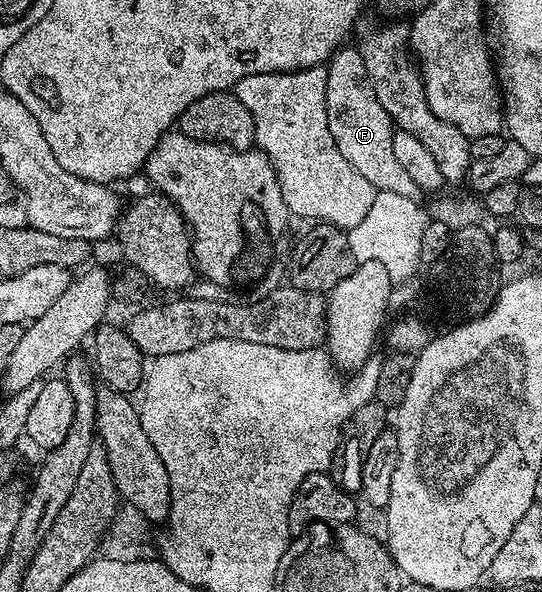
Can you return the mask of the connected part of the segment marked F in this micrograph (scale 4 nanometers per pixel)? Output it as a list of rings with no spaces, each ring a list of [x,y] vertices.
[[[348,43],[337,49],[336,54],[326,62],[326,119],[330,123],[330,135],[334,135],[334,143],[338,143],[338,151],[342,151],[342,159],[362,175],[381,193],[394,191],[394,195],[406,195],[406,199],[417,199],[422,190],[410,179],[409,172],[398,163],[394,155],[394,126],[390,115],[386,115],[386,107],[378,103],[378,95],[374,95],[374,87],[366,75],[364,54],[355,44]]]

